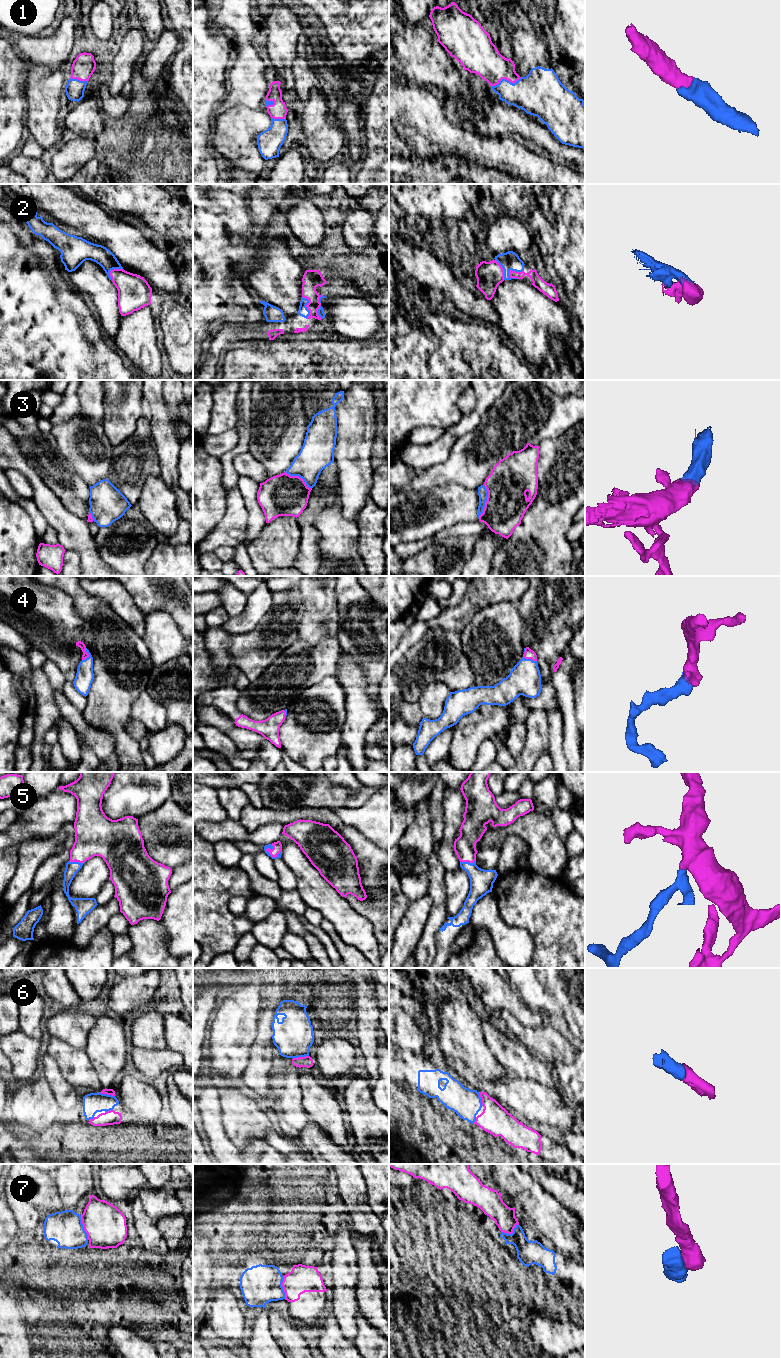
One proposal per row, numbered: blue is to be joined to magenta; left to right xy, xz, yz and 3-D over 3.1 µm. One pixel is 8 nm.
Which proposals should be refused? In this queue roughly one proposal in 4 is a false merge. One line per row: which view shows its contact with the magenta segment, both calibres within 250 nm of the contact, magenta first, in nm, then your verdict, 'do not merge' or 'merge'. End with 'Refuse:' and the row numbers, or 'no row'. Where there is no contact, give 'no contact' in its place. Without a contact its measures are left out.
1: contact in yz; calibres 280 and 300 nm; merge
2: contact in yz; calibres 90 and 150 nm; merge
3: contact in yz; calibres 320 and 80 nm; merge
4: contact in xy; calibres 50 and 150 nm; merge
5: contact in xz; calibres 80 and 40 nm; merge
6: contact in xy; calibres 50 and 160 nm; merge
7: contact in xy; calibres 320 and 260 nm; do not merge
Refuse: 7

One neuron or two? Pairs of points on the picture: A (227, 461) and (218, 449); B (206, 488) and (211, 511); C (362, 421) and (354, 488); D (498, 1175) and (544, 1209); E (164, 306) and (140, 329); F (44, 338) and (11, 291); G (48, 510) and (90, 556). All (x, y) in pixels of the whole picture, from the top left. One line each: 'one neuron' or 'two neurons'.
A: two neurons
B: one neuron
C: one neuron
D: one neuron
E: two neurons
F: one neuron
G: one neuron

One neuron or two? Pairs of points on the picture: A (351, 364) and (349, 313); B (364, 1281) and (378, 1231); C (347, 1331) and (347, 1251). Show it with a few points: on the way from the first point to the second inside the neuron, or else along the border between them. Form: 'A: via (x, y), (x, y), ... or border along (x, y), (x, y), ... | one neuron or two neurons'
A: border along (374, 338), (366, 340), (349, 339) | two neurons
B: border along (370, 1234), (373, 1239) | two neurons
C: via (345, 1311), (341, 1287), (344, 1283), (344, 1271) | one neuron

